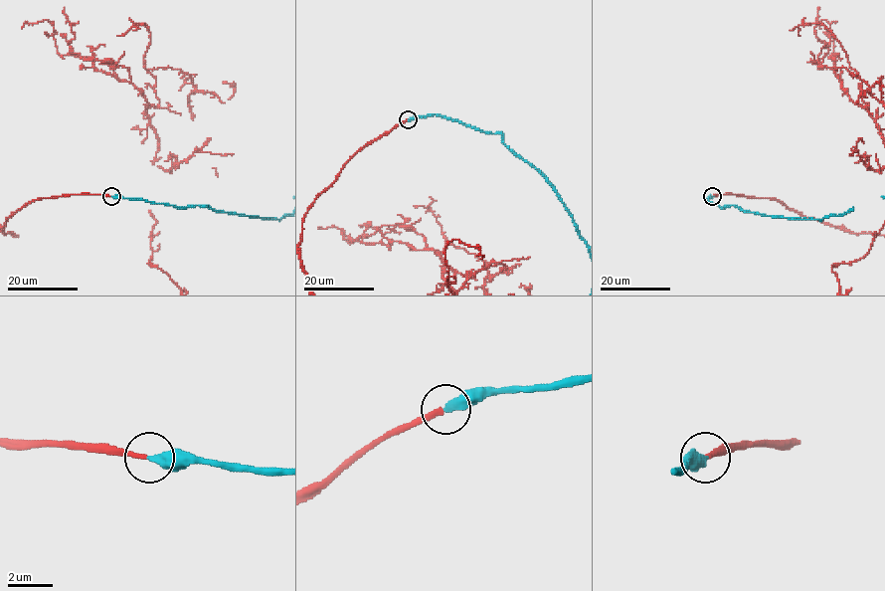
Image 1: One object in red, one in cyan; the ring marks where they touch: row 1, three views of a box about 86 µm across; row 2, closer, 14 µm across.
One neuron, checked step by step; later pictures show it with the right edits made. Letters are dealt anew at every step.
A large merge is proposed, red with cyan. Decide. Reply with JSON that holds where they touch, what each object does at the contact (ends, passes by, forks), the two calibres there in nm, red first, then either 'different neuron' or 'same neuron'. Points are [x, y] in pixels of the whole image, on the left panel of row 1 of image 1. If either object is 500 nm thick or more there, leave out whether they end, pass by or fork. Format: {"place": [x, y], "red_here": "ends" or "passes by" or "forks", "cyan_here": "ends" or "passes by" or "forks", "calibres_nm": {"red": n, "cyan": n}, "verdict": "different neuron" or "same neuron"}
{"place": [111, 196], "red_here": "ends", "cyan_here": "ends", "calibres_nm": {"red": 240, "cyan": 440}, "verdict": "same neuron"}

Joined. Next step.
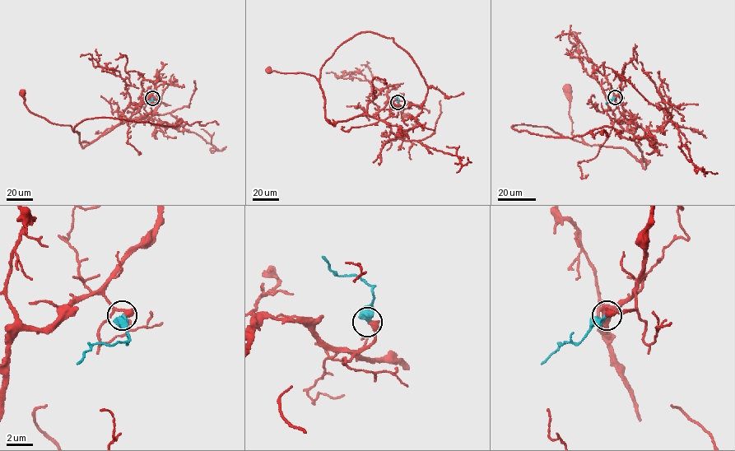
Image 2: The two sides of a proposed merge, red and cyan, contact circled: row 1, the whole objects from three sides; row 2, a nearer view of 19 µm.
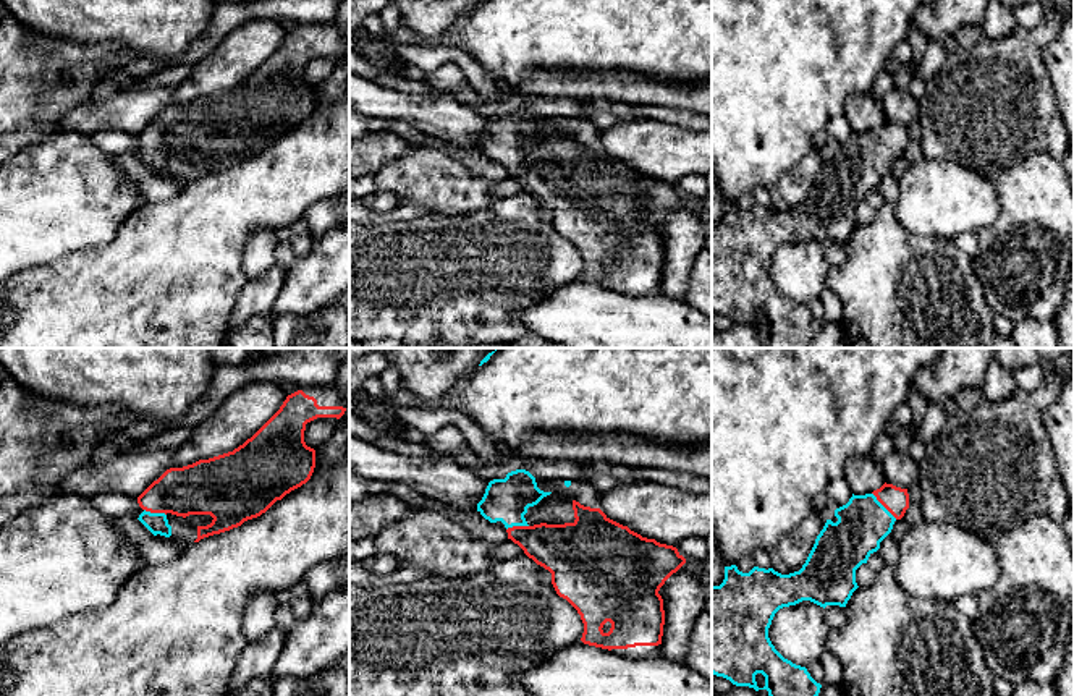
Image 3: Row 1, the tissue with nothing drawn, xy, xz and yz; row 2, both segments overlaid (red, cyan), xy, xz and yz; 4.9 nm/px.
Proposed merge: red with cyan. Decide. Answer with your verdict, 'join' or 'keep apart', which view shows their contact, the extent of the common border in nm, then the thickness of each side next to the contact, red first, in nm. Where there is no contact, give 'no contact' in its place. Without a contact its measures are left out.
join; contact in yz; length 180 nm; calibres 130 and 260 nm

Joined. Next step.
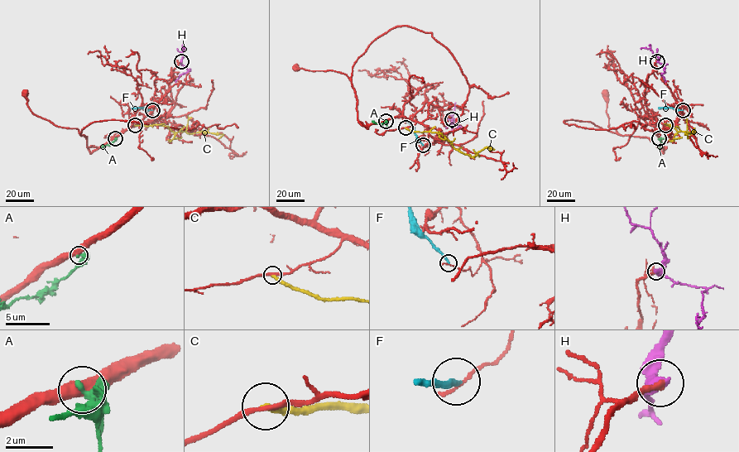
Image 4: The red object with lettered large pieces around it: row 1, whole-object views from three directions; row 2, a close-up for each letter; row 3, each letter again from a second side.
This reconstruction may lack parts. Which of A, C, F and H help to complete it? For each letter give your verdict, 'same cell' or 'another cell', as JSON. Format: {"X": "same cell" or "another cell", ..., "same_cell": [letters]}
{"A": "another cell", "C": "another cell", "F": "another cell", "H": "same cell", "same_cell": ["H"]}

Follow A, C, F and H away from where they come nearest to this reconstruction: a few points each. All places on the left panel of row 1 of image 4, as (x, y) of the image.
A: (115, 138), (101, 146)
C: (135, 125), (165, 125), (175, 132), (203, 131), (222, 134), (218, 138)
F: (152, 110), (131, 108)
H: (181, 61), (188, 71), (175, 80)

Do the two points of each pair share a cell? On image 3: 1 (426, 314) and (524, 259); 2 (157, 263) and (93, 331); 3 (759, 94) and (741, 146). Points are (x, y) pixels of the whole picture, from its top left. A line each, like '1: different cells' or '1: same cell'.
1: same cell
2: same cell
3: same cell

